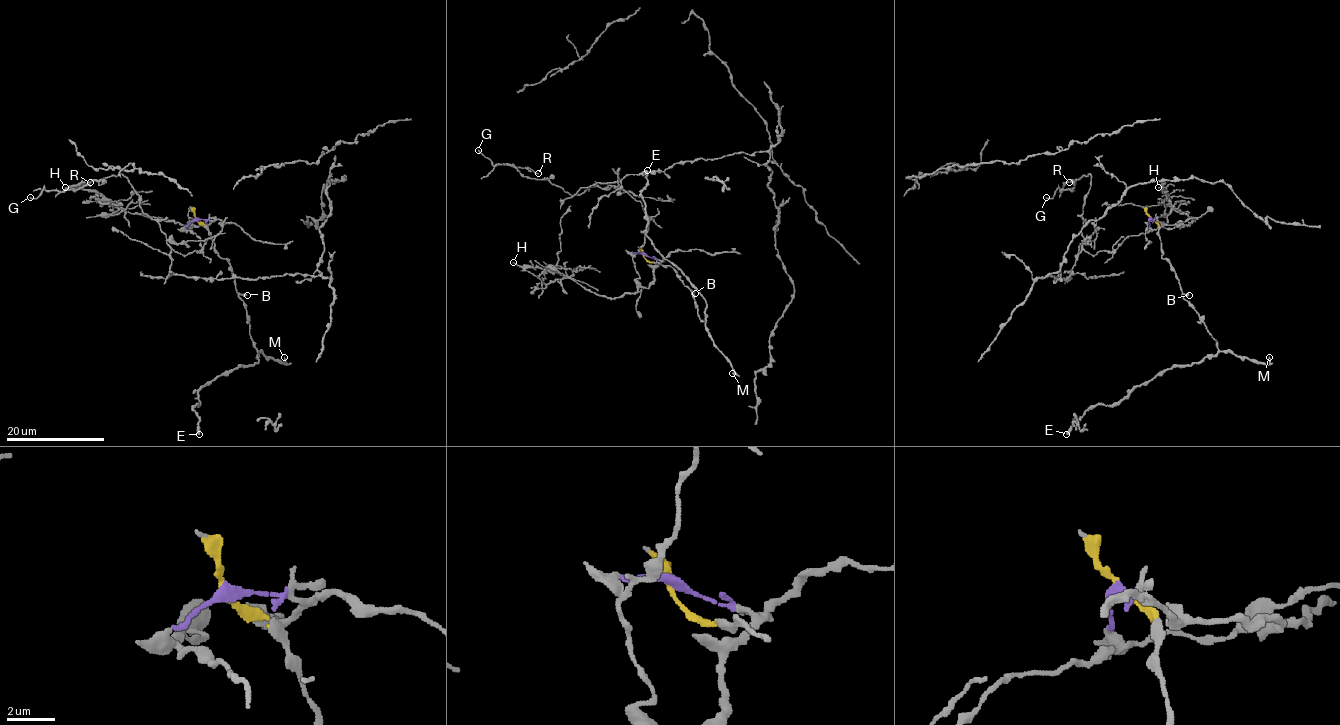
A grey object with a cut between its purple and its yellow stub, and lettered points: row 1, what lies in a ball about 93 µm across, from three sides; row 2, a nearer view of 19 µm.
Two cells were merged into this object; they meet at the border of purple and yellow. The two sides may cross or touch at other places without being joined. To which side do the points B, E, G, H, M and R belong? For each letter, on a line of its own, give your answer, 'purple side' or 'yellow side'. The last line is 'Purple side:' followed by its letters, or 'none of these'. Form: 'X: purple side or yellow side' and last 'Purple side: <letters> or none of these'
B: yellow side
E: yellow side
G: purple side
H: purple side
M: yellow side
R: purple side
Purple side: G, H, R

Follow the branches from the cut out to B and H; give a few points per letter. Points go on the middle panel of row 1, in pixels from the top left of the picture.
B: (643, 255), (649, 261), (670, 266), (695, 293)
H: (643, 255), (632, 256), (640, 276), (637, 291), (613, 298), (597, 295), (560, 272), (520, 267), (513, 262)

